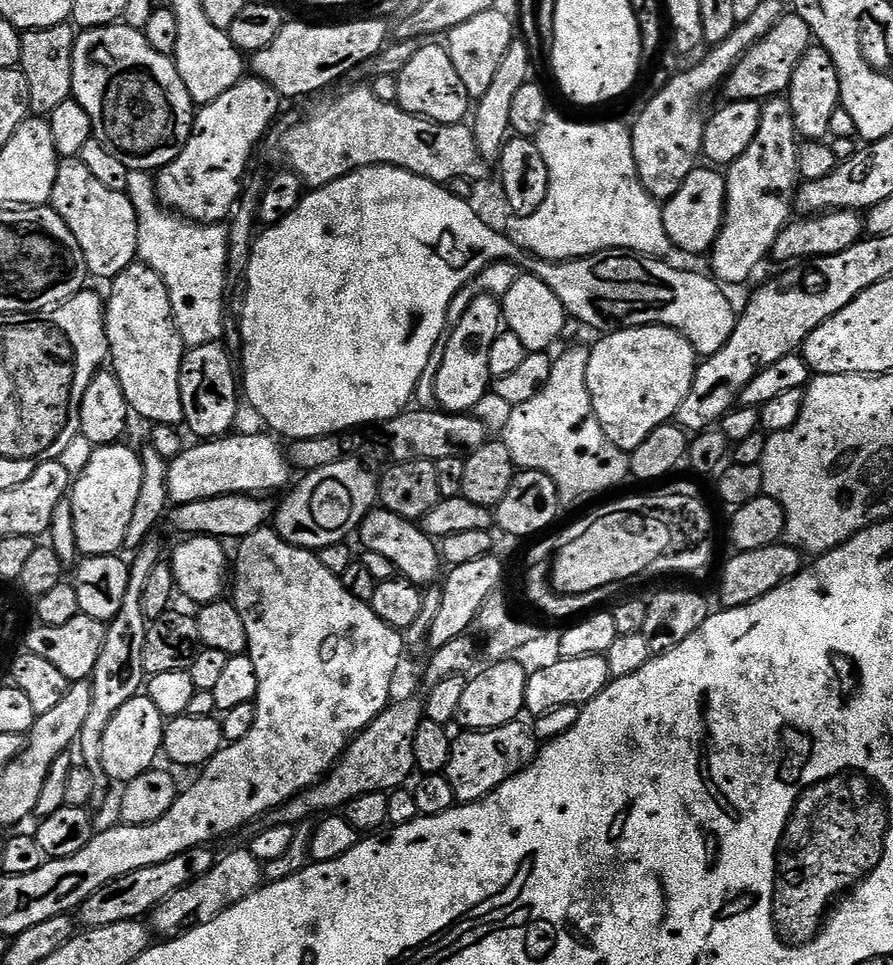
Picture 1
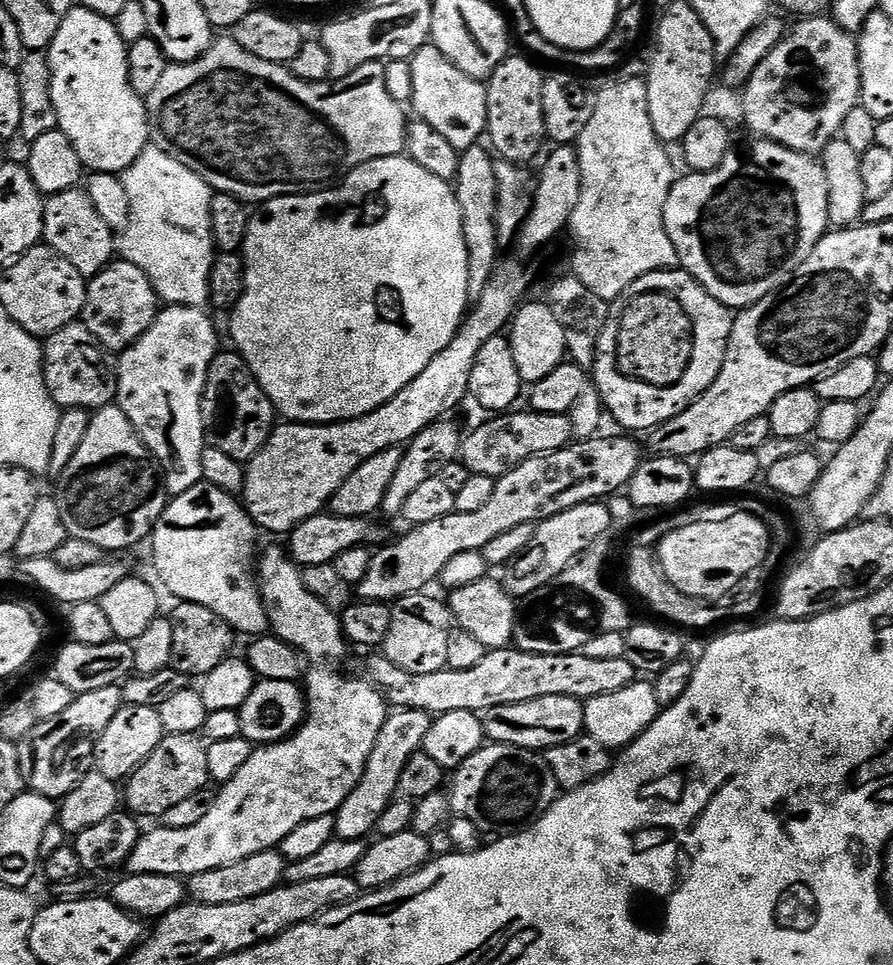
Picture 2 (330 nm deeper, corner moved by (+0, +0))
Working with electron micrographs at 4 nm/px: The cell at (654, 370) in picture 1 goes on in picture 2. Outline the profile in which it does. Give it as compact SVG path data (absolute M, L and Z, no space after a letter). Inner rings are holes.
M665 270L646 274L628 287L627 295L633 298L646 295L648 292L663 292L681 304L682 310L686 312L692 323L693 352L689 365L686 366L685 373L678 382L674 382L668 388L656 388L654 385L632 380L620 372L614 355L617 329L609 326L602 330L596 347L594 383L596 389L600 391L600 398L607 415L613 416L624 427L621 429L632 434L647 433L660 424L665 424L670 418L682 414L682 410L686 410L696 397L701 396L711 386L714 378L718 378L718 370L722 370L734 319L733 313L725 304L715 300L691 274L683 270Z

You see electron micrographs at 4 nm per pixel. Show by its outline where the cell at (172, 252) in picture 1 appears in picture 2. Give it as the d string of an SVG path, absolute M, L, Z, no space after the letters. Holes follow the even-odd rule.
M155 146L144 149L143 154L122 174L126 195L130 198L130 222L128 231L118 240L118 252L123 259L129 260L154 286L156 295L165 305L178 308L209 307L208 279L214 259L212 243L212 223L210 222L210 202L214 190L205 180L198 178L190 166L182 166L178 158L170 158Z

